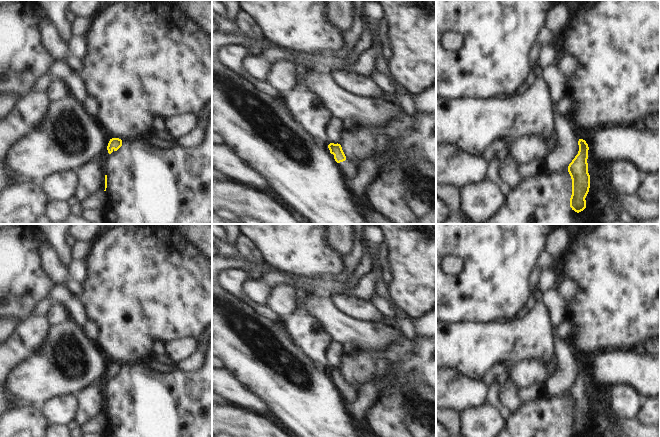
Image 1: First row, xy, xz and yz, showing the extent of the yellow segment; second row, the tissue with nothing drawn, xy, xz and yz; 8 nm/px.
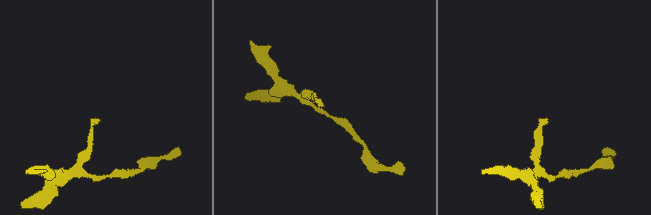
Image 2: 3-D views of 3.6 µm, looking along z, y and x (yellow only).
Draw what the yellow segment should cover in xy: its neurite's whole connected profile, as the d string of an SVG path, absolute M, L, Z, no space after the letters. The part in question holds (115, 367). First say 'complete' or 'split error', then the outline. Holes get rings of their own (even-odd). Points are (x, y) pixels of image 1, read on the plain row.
complete; M119 362L110 363L107 374L108 377L111 378L113 375L117 375L122 370L122 364Z

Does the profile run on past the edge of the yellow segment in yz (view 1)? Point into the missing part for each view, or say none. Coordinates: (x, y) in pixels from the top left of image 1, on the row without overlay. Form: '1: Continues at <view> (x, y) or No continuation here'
1: No continuation here.

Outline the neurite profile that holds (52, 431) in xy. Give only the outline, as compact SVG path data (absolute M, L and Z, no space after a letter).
M50 425L45 437L70 437L70 431L67 426Z

